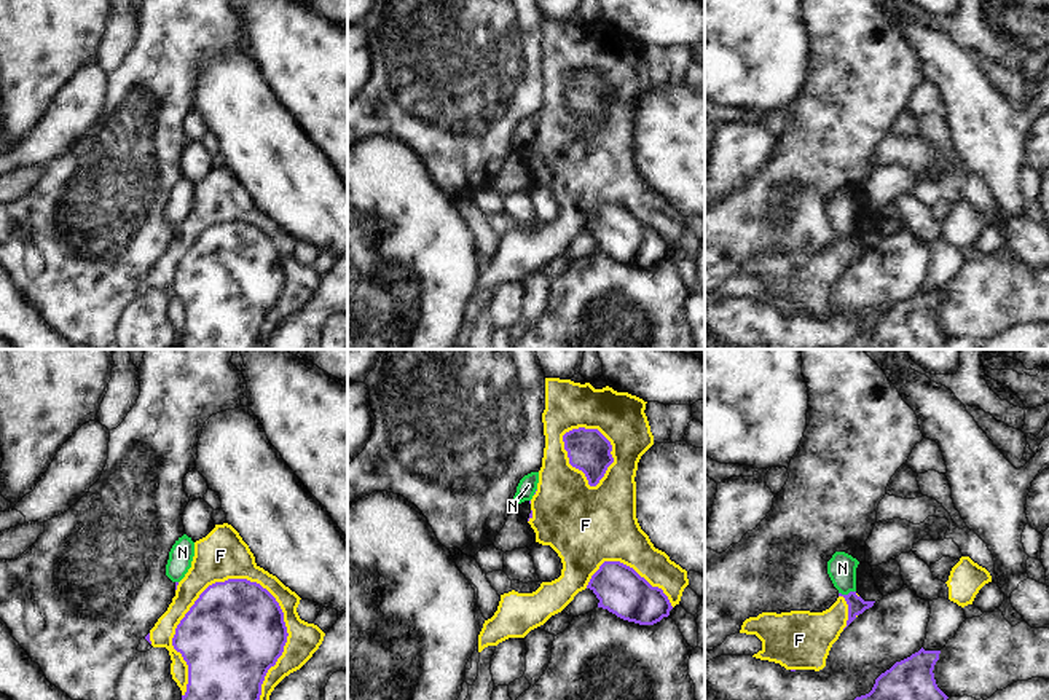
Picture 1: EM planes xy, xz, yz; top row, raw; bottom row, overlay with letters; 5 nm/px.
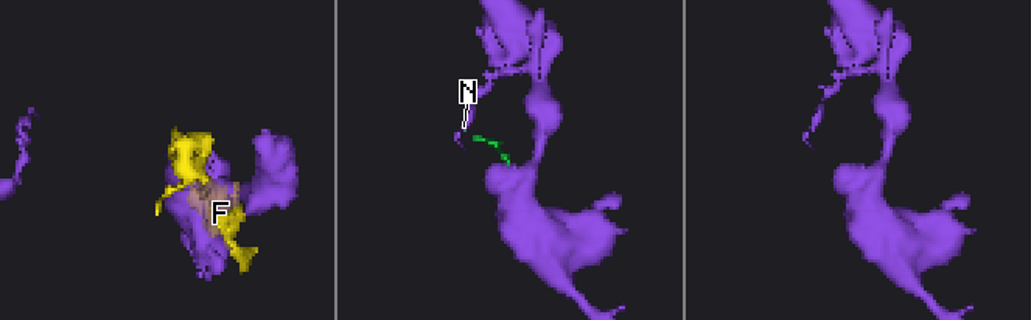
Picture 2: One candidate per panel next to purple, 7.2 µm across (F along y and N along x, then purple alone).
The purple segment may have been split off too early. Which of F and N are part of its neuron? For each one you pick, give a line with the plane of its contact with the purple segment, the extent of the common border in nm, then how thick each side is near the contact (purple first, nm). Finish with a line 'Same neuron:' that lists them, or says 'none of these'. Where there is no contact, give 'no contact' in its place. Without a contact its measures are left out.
Same neuron: none of these

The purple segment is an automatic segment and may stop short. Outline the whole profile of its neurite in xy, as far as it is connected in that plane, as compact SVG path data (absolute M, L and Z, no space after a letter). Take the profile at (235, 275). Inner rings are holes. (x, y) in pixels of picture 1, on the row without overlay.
M228 222L209 228L172 281L188 308L187 335L177 349L257 349L265 319L282 298L287 279L279 246L260 226Z

